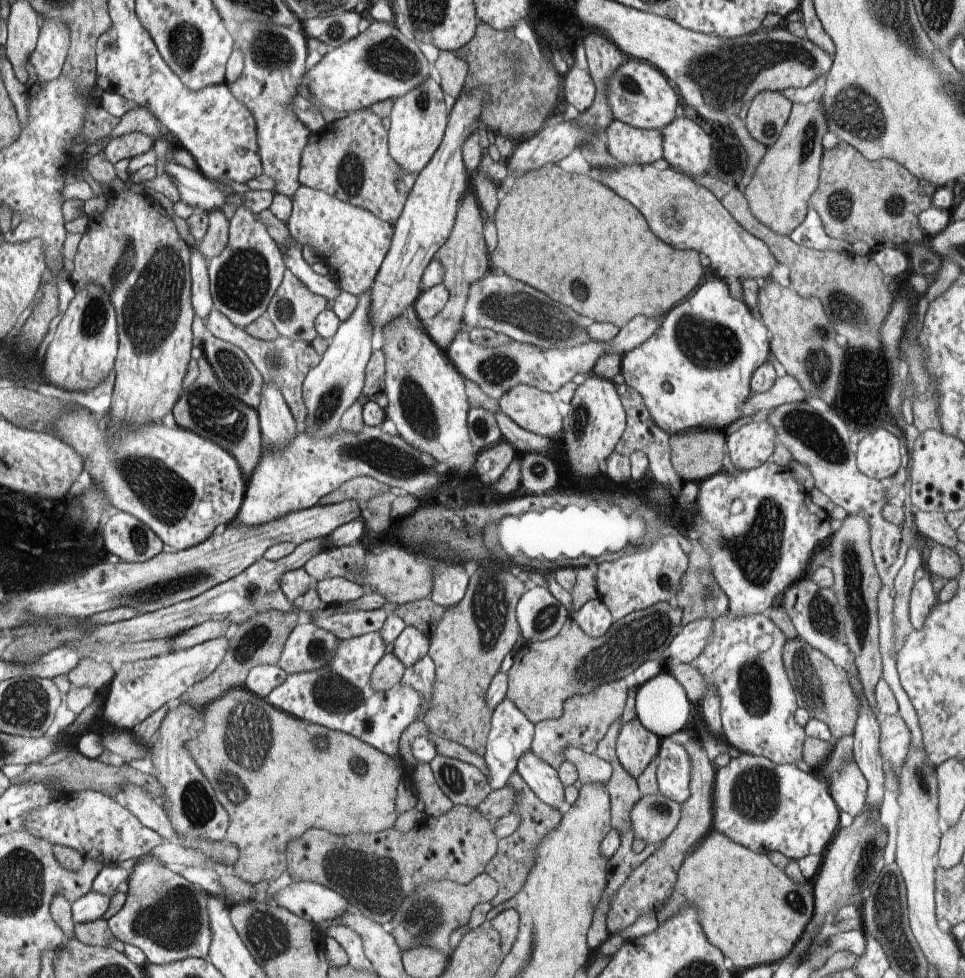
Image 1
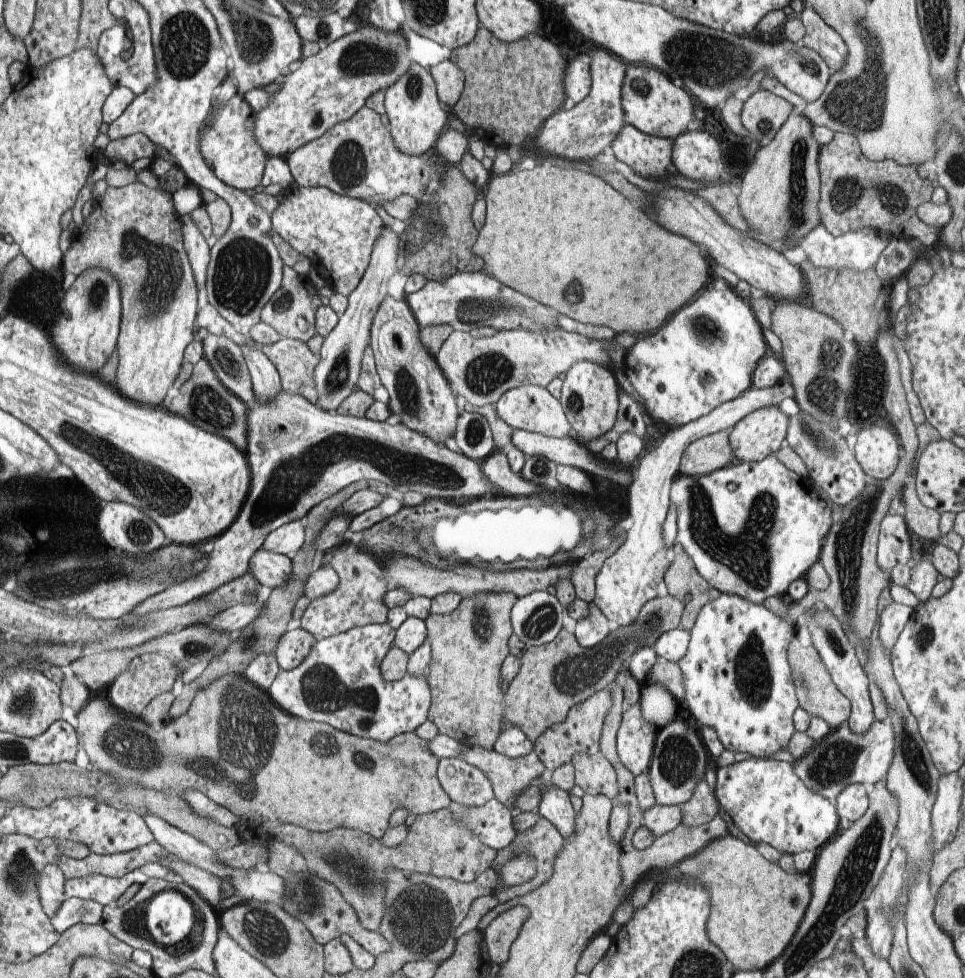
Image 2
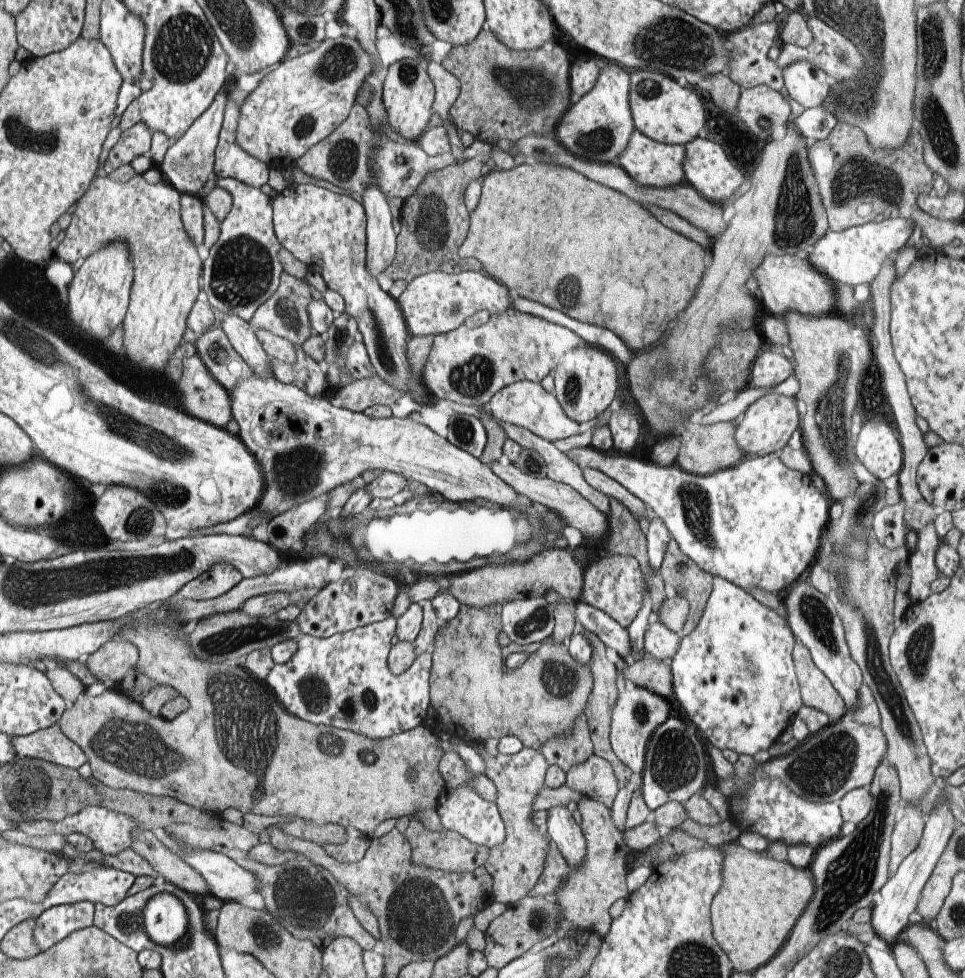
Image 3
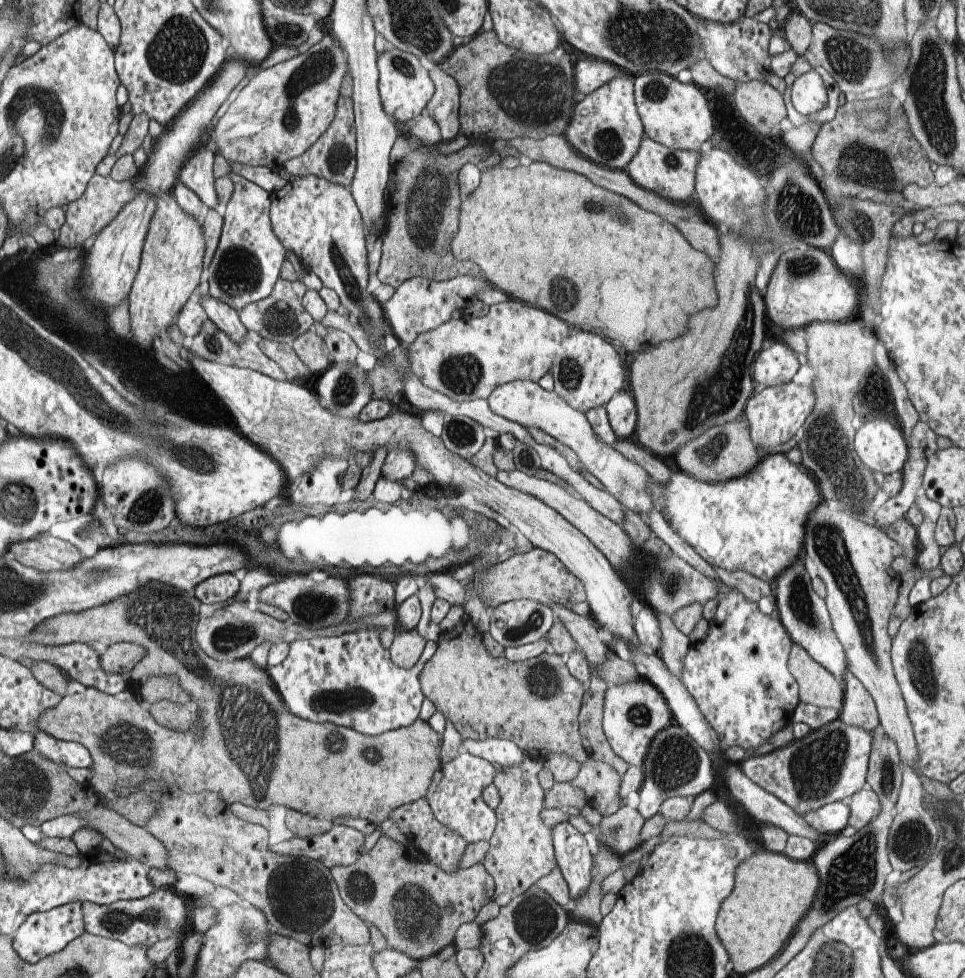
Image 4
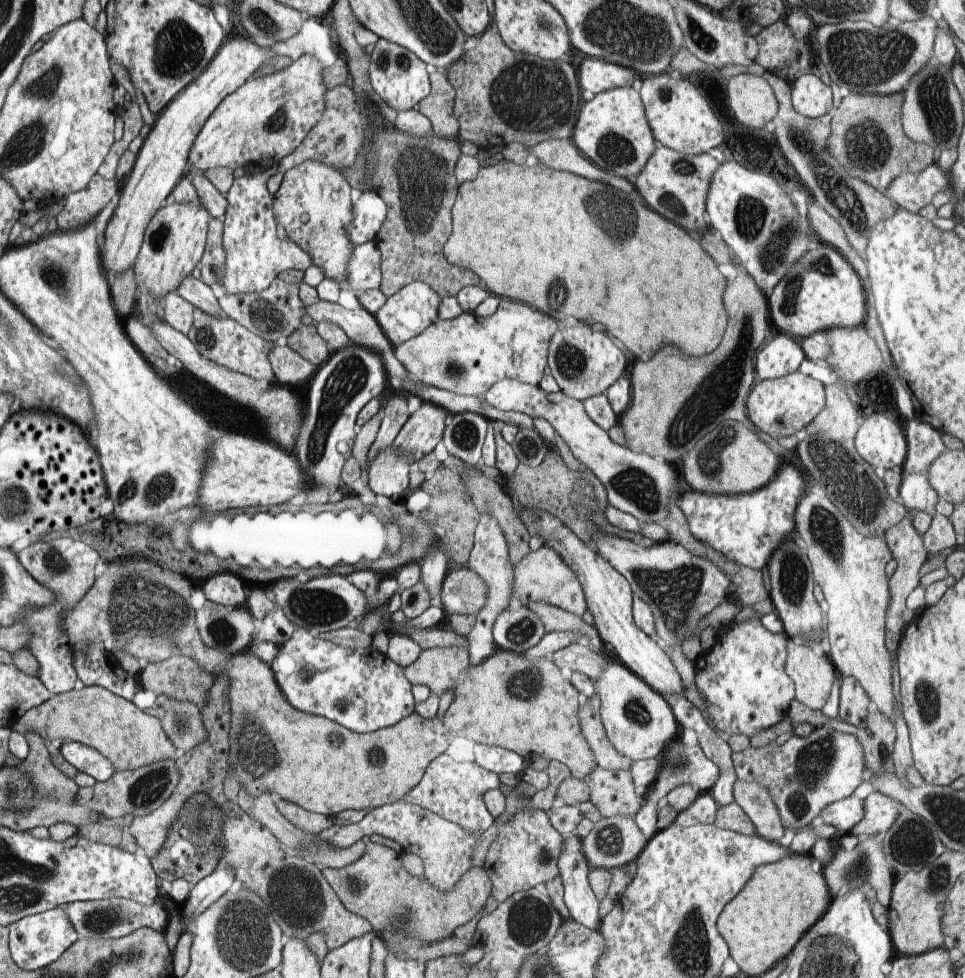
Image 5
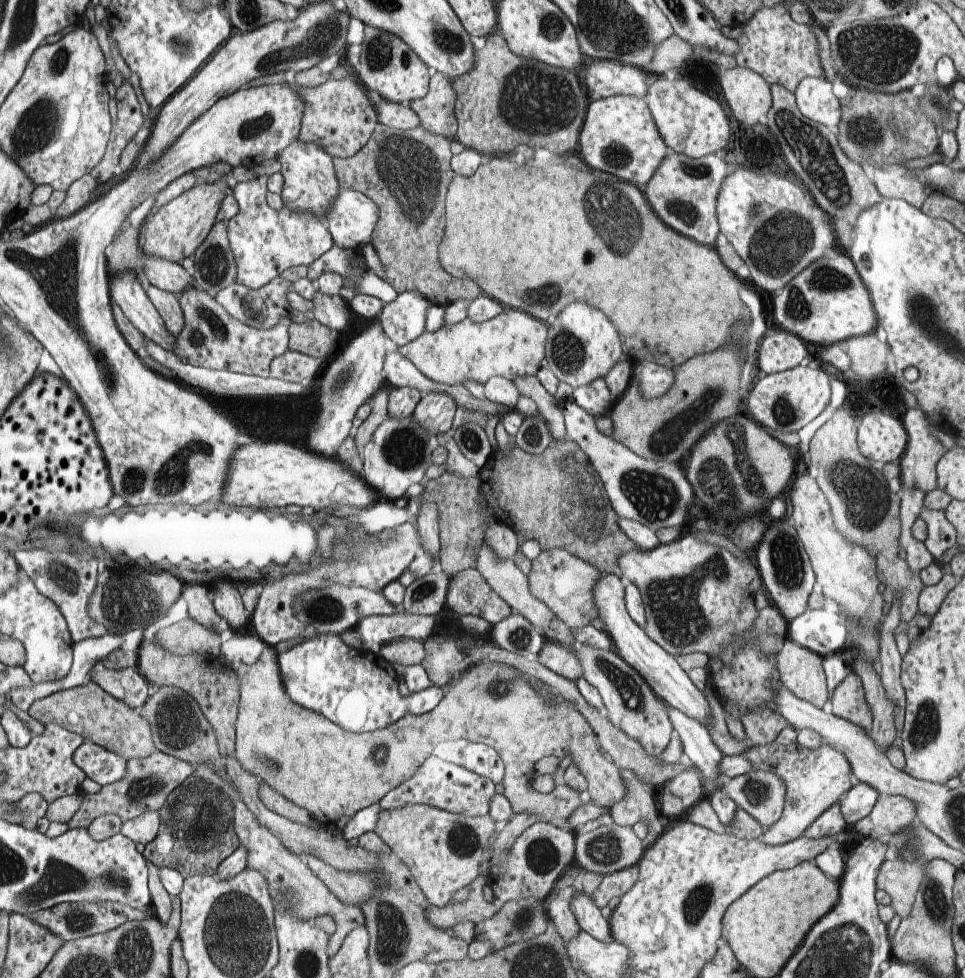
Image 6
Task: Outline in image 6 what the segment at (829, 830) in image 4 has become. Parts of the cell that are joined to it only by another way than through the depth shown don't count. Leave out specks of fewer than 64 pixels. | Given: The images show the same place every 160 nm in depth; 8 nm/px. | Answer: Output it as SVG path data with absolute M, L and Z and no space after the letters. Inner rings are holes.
M858 782L840 799L840 811L844 821L848 825L856 825L870 814L879 796L874 786Z

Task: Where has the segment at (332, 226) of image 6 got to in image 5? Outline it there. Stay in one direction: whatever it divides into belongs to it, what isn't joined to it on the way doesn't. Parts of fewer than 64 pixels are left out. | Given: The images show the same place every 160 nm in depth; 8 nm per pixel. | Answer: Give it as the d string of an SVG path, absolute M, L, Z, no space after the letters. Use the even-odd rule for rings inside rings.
M374 191L356 192L352 200L352 222L346 226L346 236L352 246L374 241L386 221L386 202Z

